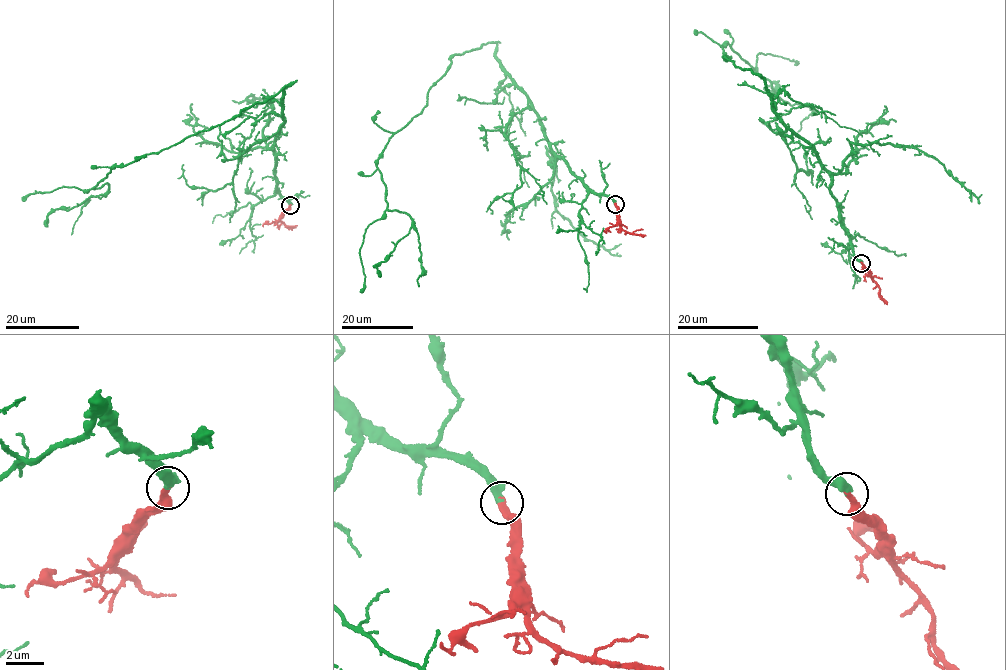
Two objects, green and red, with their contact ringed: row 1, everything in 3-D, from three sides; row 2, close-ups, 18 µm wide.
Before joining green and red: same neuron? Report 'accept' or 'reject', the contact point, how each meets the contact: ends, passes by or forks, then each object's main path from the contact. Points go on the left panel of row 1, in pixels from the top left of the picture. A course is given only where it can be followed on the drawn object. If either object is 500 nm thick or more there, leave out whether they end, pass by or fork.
accept | (290, 205) | green ends | red ends | green via (290, 205), (273, 147), (292, 84), (111, 167), (93, 188), (108, 191), (46, 222) | red via (290, 205), (280, 221), (288, 227), (295, 227)

